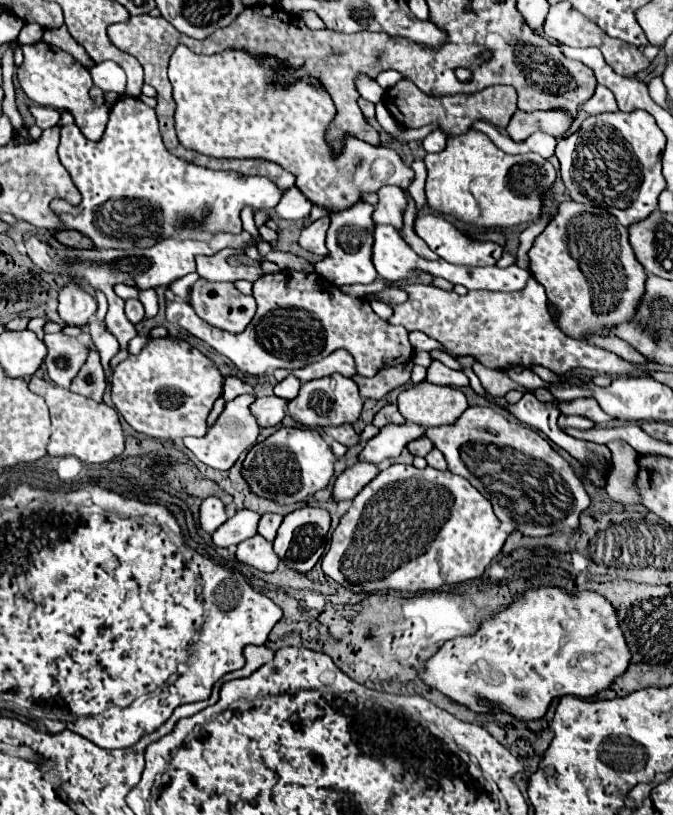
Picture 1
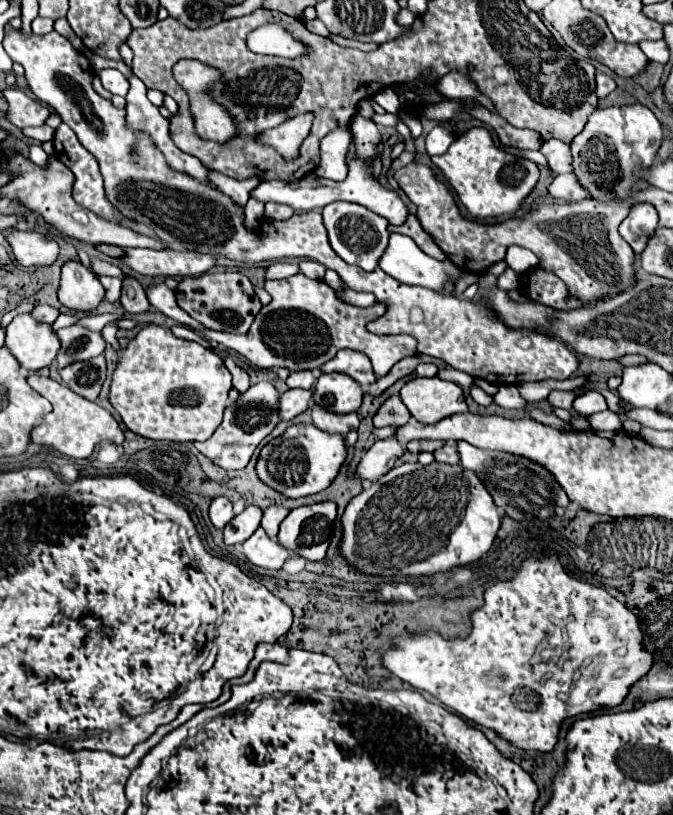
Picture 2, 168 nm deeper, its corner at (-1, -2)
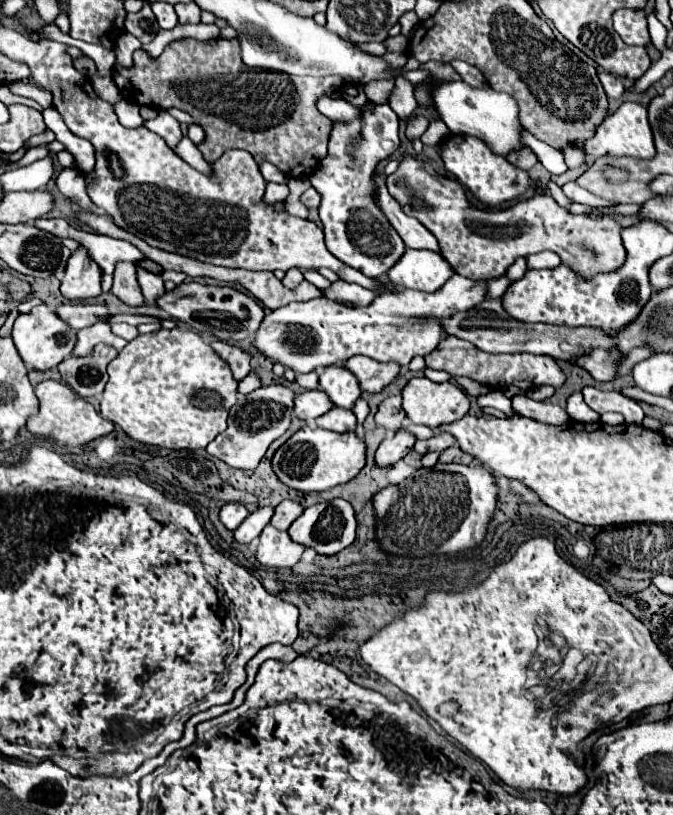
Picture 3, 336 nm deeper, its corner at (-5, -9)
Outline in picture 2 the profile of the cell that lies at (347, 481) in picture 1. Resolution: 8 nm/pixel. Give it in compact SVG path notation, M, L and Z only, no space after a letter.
M394 438L376 440L362 456L362 460L356 468L356 476L362 482L378 480L386 472L390 472L390 468L396 464L396 460L402 456L402 452L404 452L402 446Z

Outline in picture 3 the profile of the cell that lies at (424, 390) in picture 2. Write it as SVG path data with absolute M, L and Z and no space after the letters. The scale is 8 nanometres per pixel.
M426 377L410 379L402 389L402 399L408 419L432 429L462 419L470 407L460 387L452 383L432 383Z

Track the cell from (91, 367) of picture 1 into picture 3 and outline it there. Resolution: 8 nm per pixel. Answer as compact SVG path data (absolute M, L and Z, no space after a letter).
M108 343L96 345L96 349L84 357L72 355L58 365L62 381L70 385L80 397L100 397L108 381L106 365L116 355L118 351Z

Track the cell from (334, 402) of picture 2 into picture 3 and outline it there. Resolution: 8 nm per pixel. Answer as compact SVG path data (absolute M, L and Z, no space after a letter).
M330 365L320 375L320 389L344 409L350 409L354 401L362 395L358 379L344 365Z

